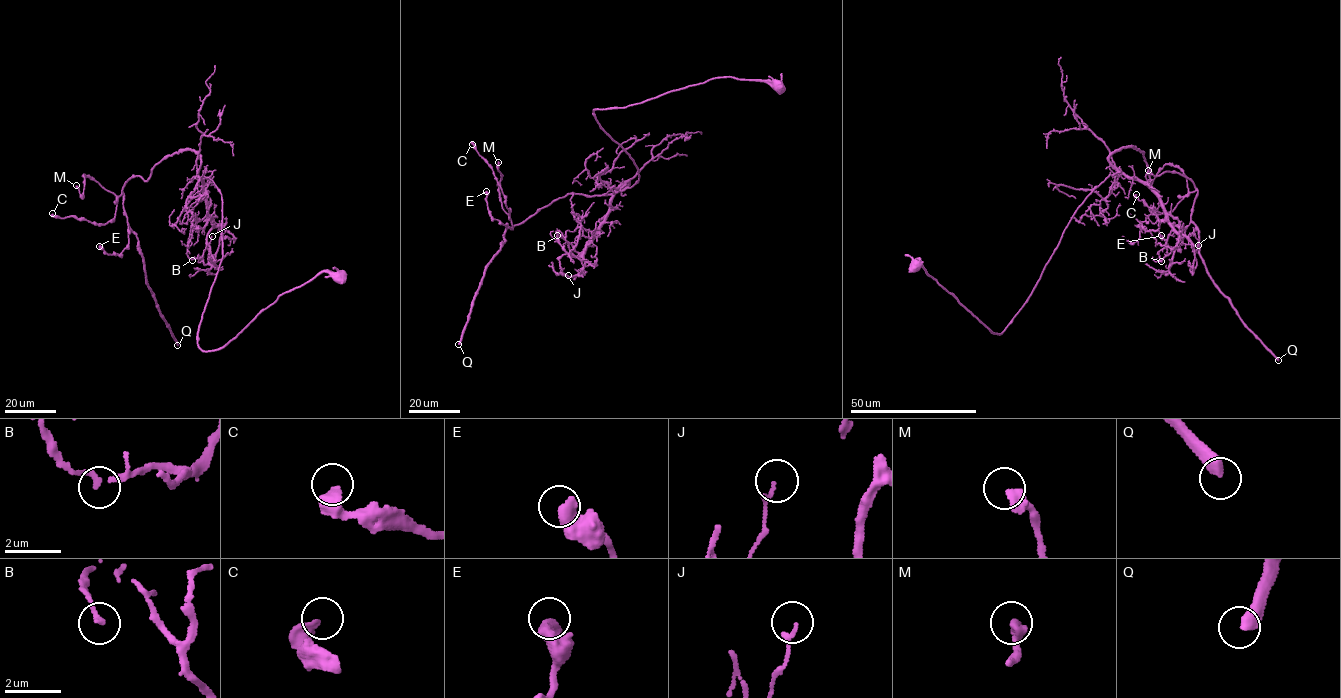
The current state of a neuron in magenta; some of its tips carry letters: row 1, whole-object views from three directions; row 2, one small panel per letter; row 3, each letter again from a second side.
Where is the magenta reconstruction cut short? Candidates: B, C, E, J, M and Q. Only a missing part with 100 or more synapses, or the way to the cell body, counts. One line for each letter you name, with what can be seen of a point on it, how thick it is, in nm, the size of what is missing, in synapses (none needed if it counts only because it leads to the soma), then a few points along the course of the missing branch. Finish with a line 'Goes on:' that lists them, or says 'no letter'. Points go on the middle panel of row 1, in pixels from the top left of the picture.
Q: Place: (458, 344). Thickness 440 nm. Roughly 180 synapses
Goes on: Q

